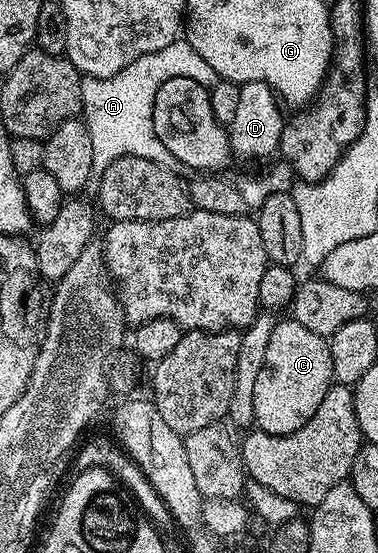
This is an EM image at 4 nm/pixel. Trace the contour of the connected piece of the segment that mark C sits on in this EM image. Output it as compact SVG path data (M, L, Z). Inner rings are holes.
M294 317L276 322L273 337L265 349L265 365L253 385L254 426L270 435L288 435L313 413L325 398L333 382L333 361L331 344L324 336L305 329Z

